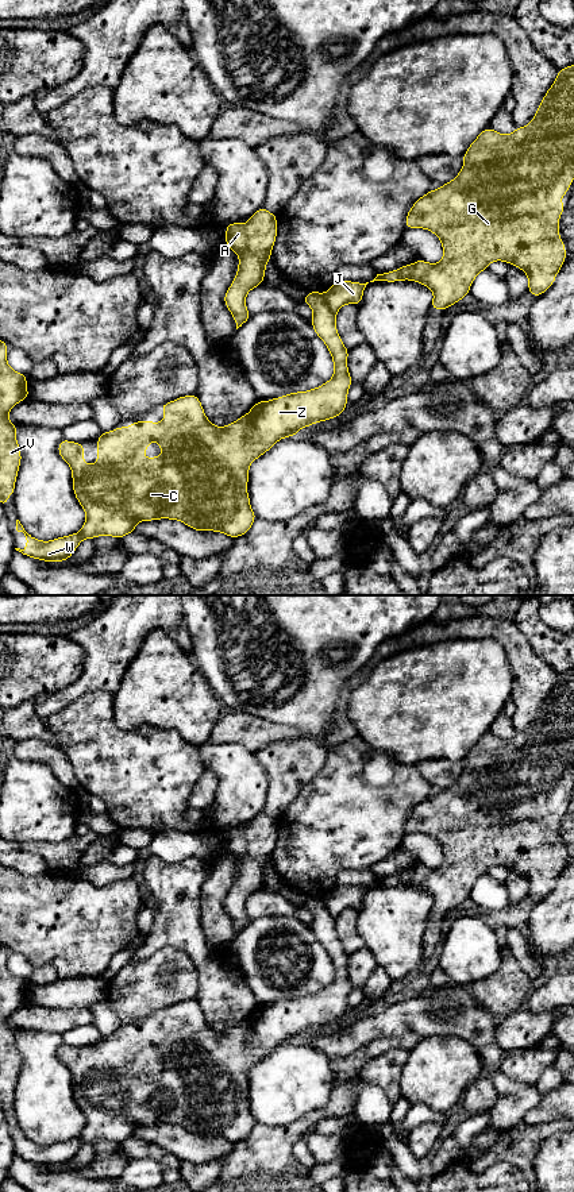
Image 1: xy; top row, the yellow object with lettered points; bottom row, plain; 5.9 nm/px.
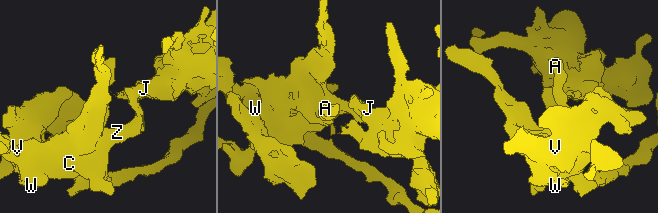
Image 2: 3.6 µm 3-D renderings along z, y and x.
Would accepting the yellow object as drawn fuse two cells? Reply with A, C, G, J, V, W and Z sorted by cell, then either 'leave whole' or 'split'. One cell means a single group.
groups A C V W Z / G J; split

